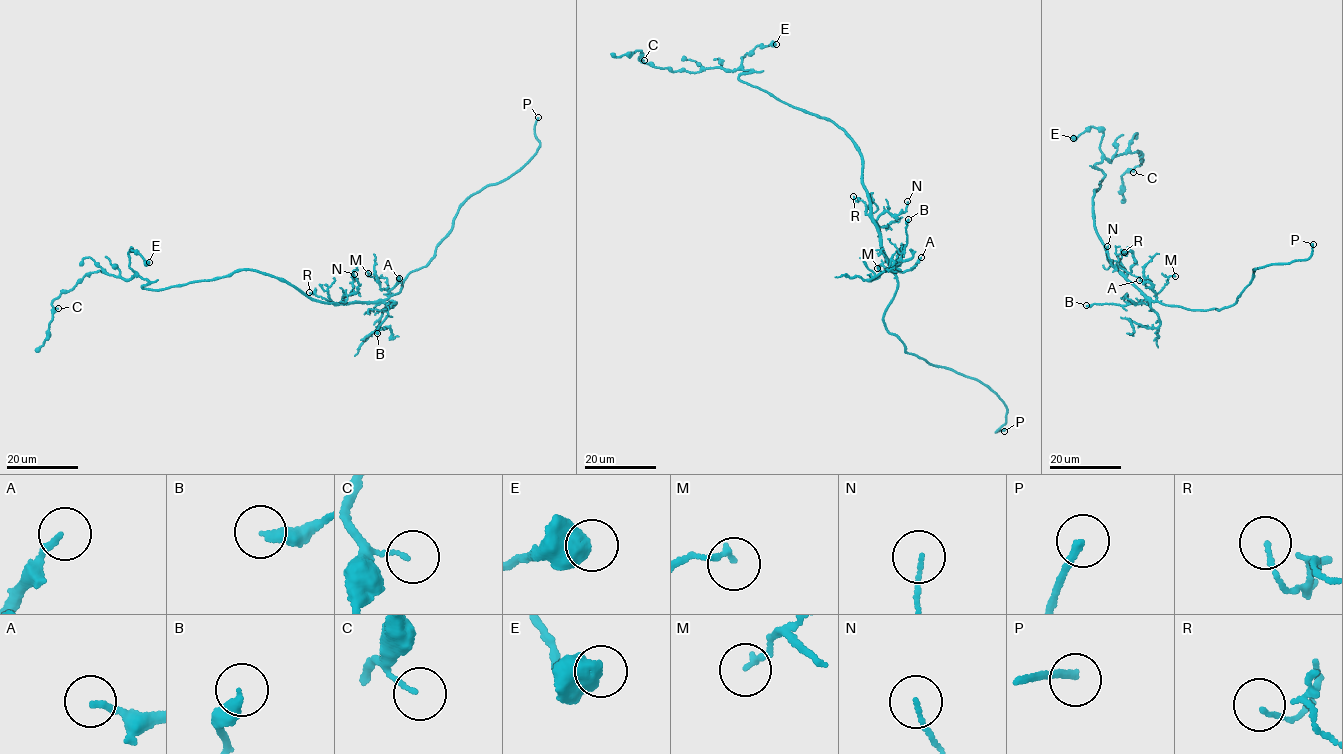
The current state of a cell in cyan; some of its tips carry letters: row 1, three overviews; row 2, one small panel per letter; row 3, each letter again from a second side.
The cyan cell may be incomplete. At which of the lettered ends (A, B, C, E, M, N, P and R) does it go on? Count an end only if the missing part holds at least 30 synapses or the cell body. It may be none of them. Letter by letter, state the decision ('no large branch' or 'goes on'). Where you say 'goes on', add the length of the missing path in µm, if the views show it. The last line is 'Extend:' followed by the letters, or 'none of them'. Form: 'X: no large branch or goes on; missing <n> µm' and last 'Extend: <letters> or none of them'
A: no large branch
B: no large branch
C: no large branch
E: no large branch
M: no large branch
N: no large branch
P: goes on; missing 8 µm
R: no large branch
Extend: P

